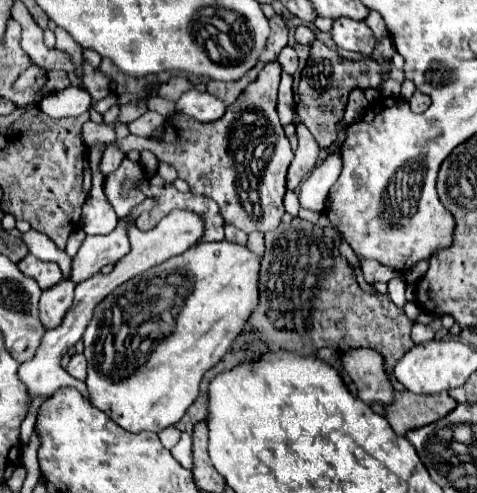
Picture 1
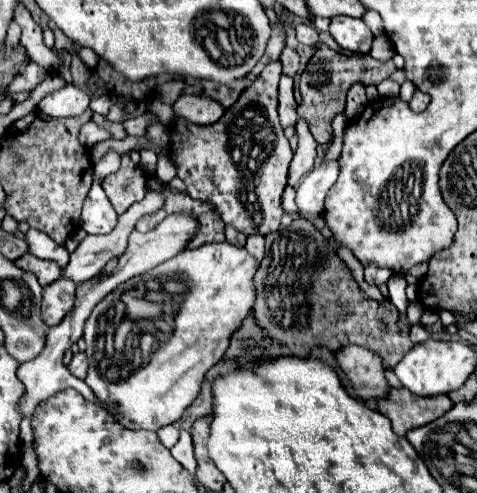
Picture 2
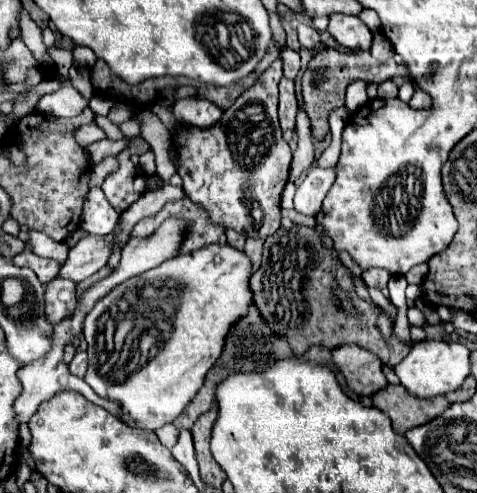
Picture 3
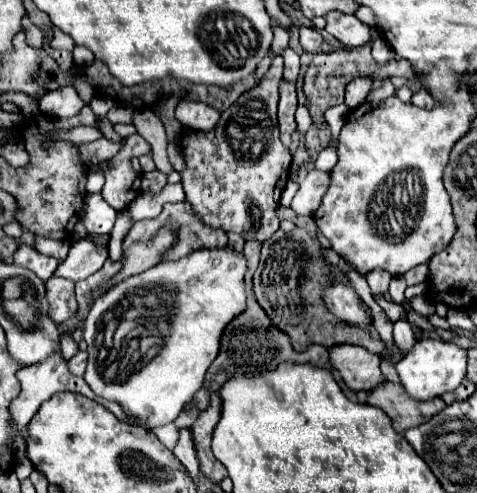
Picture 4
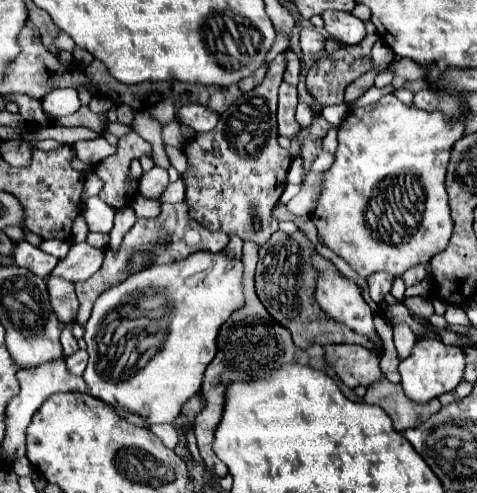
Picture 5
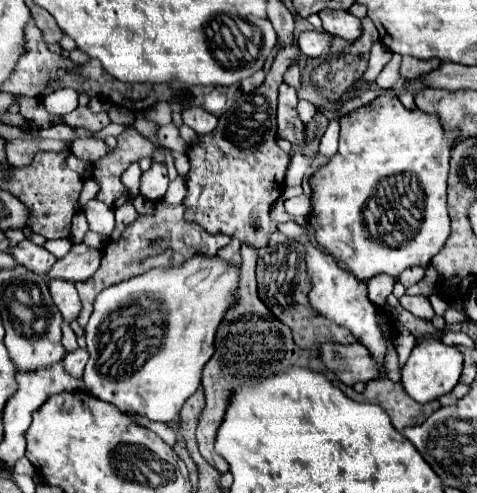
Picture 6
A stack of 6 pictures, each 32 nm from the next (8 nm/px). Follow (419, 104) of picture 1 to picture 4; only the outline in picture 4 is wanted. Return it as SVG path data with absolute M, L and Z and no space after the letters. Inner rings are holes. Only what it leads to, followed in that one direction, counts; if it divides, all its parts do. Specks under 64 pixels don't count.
M418 90L414 96L412 96L412 104L418 106L418 108L424 108L424 110L432 110L436 106L440 106L436 102L436 98L428 92L428 90Z

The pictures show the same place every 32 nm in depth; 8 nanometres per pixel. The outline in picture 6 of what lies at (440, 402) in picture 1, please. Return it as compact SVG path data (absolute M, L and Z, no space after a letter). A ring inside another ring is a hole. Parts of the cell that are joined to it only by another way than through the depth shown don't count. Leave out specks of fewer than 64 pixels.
M378 378L378 380L370 380L362 392L362 398L366 402L378 404L382 410L388 412L392 426L400 432L406 426L416 426L422 424L430 414L434 414L440 404L438 400L428 402L428 404L420 404L416 400L412 400L406 390L402 388L402 384L396 384L388 378Z

